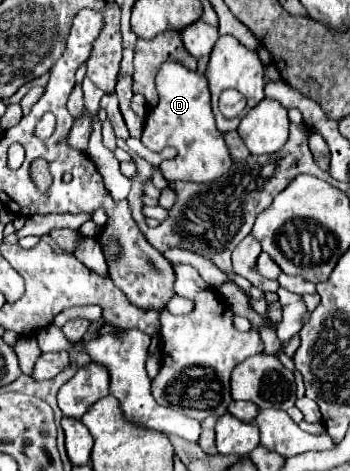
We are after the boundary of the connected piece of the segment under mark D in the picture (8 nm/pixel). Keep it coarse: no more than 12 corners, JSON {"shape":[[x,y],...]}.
{"shape":[[179,63],[157,73],[159,105],[141,141],[175,147],[169,183],[231,167],[207,79]]}

